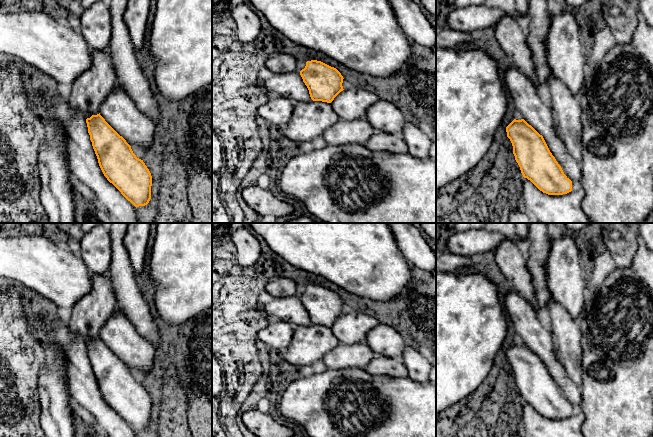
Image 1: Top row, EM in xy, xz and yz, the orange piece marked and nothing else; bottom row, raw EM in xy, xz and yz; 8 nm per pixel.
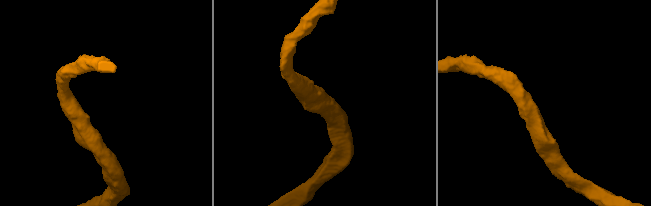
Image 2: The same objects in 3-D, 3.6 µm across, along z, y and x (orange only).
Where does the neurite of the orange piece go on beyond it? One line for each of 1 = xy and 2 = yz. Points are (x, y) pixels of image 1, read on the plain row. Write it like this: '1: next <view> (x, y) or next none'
1: next none
2: next none

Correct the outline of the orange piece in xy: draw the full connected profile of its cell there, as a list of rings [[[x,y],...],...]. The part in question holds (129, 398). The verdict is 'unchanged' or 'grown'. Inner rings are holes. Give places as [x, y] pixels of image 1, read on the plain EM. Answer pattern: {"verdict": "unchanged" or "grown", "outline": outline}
{"verdict": "unchanged", "outline": [[[100,337],[87,342],[86,347],[104,400],[135,431],[147,429],[151,423],[152,400],[143,384],[136,381],[131,370],[105,345]]]}

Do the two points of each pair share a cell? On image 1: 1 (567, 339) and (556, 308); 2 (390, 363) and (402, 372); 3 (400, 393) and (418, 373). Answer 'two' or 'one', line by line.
1: one
2: one
3: two

